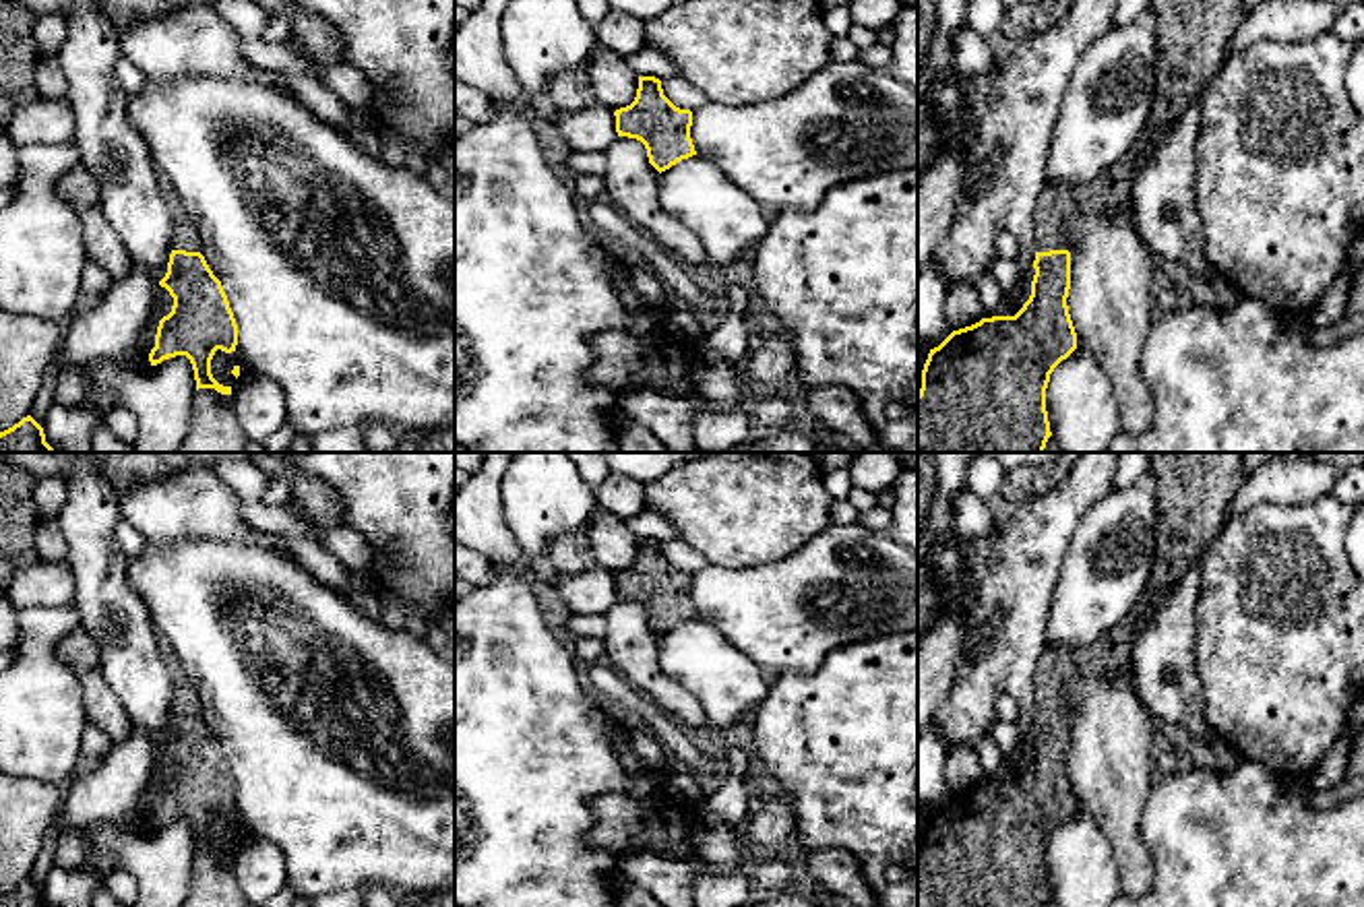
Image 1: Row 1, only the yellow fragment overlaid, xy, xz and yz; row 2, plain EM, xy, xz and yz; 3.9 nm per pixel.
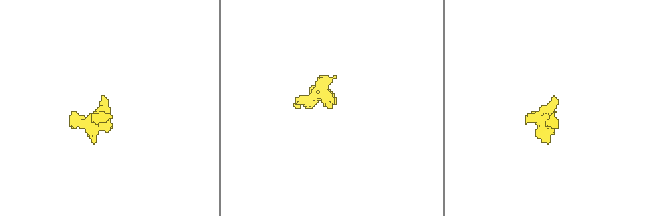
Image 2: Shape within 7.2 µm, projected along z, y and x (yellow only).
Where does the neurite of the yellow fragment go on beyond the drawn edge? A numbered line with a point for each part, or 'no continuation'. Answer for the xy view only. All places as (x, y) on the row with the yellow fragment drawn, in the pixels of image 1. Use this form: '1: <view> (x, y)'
1: xy (184, 236)

